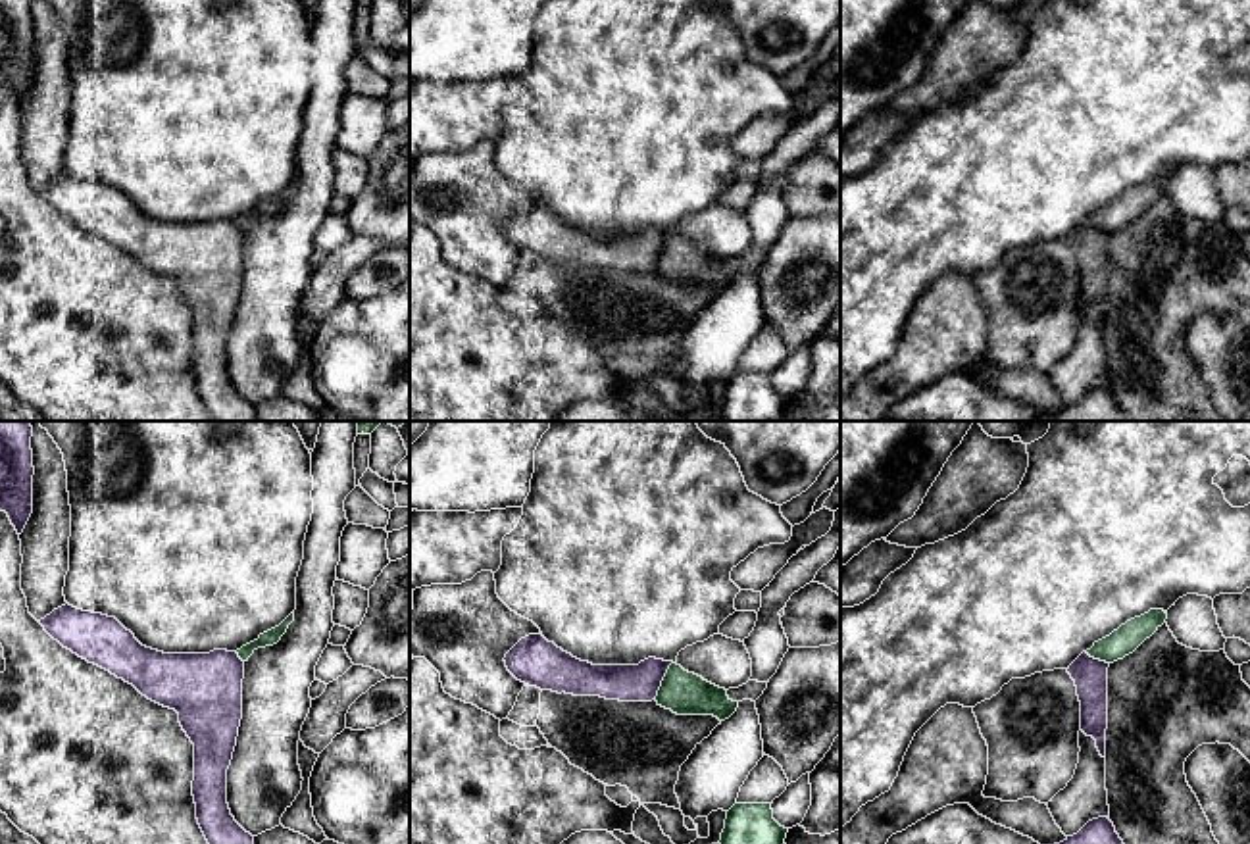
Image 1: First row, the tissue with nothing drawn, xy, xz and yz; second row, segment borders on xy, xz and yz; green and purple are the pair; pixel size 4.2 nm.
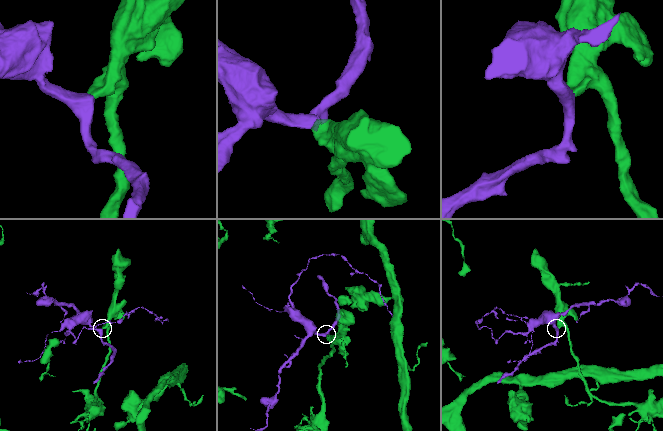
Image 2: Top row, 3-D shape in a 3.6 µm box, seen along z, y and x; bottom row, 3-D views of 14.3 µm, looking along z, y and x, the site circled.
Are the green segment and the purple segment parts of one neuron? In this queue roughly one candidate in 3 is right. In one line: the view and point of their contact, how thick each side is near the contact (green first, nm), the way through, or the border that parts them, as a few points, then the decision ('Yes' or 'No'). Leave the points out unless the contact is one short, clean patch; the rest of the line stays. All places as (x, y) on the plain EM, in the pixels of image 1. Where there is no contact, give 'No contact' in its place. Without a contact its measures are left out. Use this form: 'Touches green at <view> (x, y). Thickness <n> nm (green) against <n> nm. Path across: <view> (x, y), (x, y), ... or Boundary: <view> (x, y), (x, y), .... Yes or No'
Touches green at xz (662, 250). Thickness 180 nm (green) against 160 nm. Boundary: xz (672, 231), (654, 268). No

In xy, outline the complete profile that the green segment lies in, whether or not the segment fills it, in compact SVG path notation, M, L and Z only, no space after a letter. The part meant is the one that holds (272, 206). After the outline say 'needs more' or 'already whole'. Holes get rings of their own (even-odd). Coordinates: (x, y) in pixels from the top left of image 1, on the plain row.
M294 181L275 198L260 204L258 210L242 215L240 219L237 219L238 227L242 231L248 231L248 227L258 219L258 217L265 217L265 215L273 215L281 210L281 206L287 202L288 194L294 190Z; already whole

